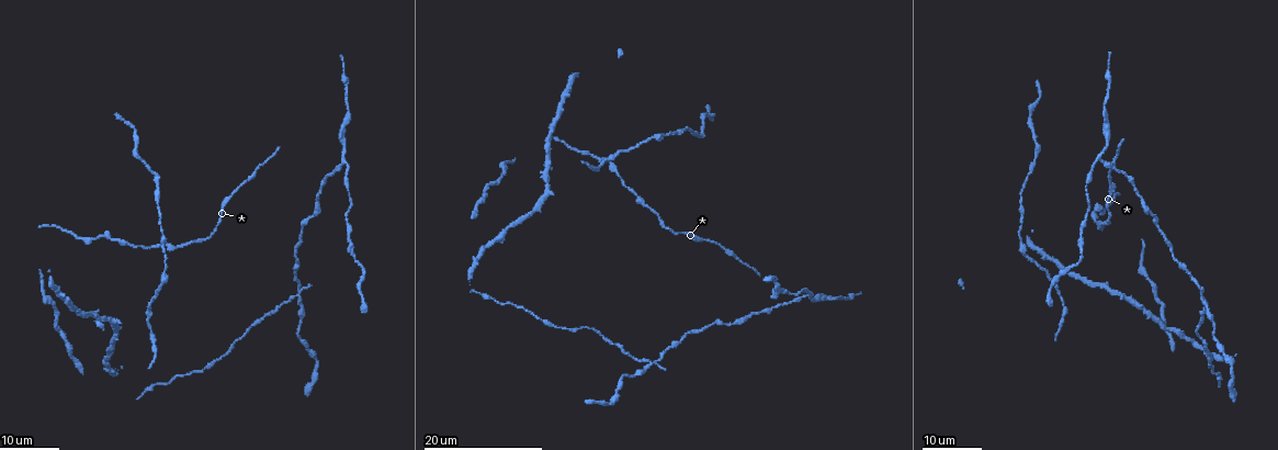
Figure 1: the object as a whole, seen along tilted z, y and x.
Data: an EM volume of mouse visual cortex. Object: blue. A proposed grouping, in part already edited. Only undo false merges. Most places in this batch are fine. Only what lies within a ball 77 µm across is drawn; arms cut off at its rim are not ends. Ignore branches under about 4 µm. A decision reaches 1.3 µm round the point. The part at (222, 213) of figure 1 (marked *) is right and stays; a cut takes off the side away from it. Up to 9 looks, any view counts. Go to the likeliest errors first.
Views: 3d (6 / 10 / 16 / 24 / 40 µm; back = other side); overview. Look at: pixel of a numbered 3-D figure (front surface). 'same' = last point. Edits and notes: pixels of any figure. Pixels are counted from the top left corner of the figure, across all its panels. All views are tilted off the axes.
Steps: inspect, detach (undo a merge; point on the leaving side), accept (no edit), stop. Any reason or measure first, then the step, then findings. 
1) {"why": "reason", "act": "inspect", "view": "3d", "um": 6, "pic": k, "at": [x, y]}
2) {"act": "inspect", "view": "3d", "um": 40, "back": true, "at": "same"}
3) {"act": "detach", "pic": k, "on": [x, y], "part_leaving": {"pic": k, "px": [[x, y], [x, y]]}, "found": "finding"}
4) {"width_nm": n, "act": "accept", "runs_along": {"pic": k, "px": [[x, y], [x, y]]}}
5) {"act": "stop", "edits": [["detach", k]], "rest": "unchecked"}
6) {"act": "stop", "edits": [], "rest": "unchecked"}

{"why": "looks like a crossing", "act": "inspect", "view": "3d", "um": 24, "pic": 1, "at": [299, 294]}

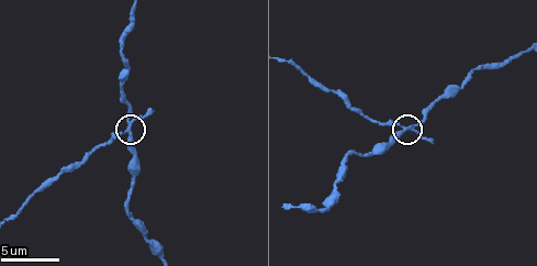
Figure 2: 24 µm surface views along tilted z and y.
{"act": "inspect", "view": "3d", "um": 10, "pic": 2, "at": [404, 129]}

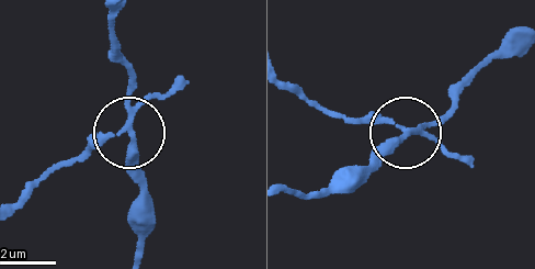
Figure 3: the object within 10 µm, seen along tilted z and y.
{"width_nm": 200, "act": "detach", "pic": 3, "on": [97, 137], "part_leaving": {"pic": 3, "px": [[127, 122], [9, 203]]}, "found": "two neurons meet here"}

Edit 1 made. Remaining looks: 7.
{"act": "inspect", "view": "overview"}

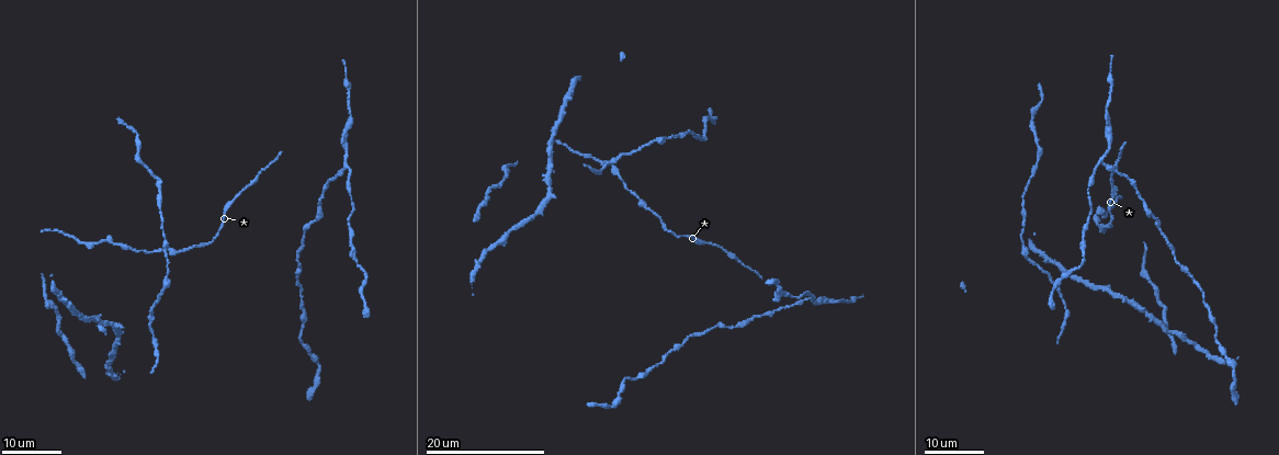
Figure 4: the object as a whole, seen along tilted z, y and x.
{"why": "arms part here", "act": "inspect", "view": "3d", "um": 24, "pic": 4, "at": [348, 163]}

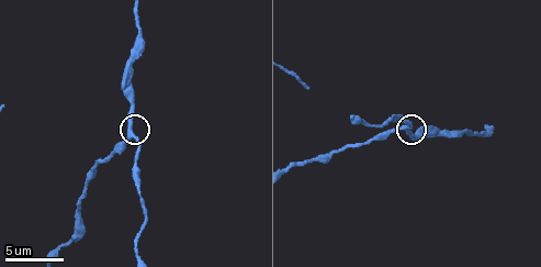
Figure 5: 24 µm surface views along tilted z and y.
{"act": "inspect", "view": "3d", "um": 6, "pic": 5, "at": [131, 130]}

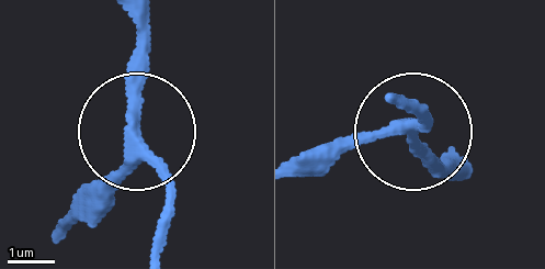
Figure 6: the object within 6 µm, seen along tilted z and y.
{"act": "accept", "found": "continuous, no second neuron"}

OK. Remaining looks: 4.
{"act": "inspect", "view": "3d", "um": 16, "pic": 4, "at": [257, 173]}

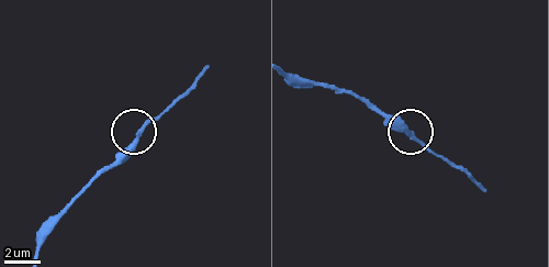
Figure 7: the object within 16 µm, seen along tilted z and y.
{"act": "inspect", "view": "3d", "um": 6, "pic": 7, "at": [410, 134]}

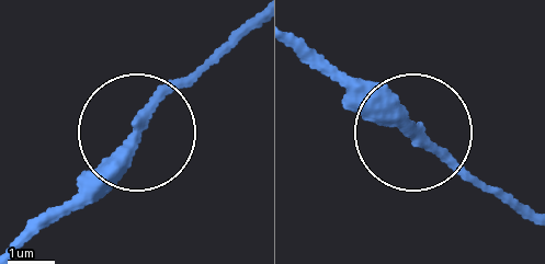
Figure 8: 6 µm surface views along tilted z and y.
{"width_nm": 270, "act": "accept", "runs_along": {"pic": 8, "px": [[305, 53], [532, 217]]}, "found": "all the same neuron"}

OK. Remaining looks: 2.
{"act": "stop", "edits": [["detach", 3]], "rest": "unchecked"}

